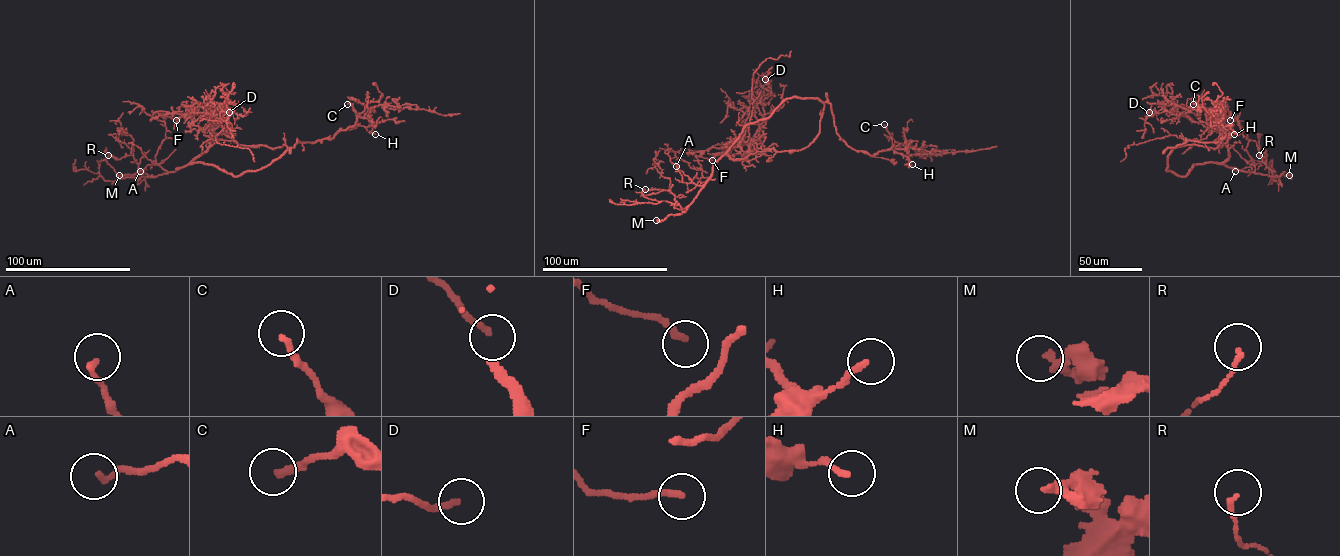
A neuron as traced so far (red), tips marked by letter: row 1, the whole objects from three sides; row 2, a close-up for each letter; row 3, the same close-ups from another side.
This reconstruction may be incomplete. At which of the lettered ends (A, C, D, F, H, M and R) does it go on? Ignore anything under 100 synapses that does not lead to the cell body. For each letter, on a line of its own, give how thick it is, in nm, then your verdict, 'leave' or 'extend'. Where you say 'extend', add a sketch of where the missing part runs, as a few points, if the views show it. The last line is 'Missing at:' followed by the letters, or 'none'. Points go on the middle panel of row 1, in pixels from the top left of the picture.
A: 180 nm thick; leave
C: 200 nm thick; leave
D: 190 nm thick; leave
F: 200 nm thick; leave
H: 180 nm thick; leave
M: 300 nm thick; extend
R: 140 nm thick; leave
Missing at: M

